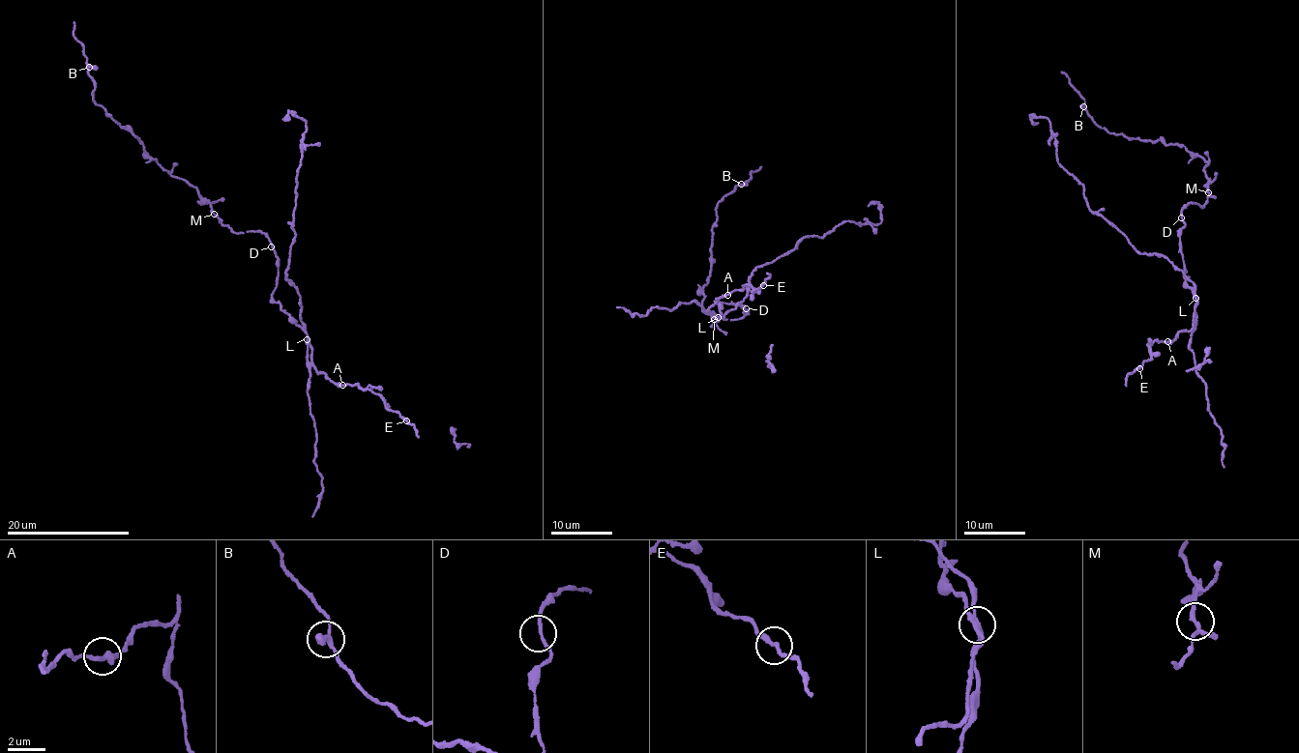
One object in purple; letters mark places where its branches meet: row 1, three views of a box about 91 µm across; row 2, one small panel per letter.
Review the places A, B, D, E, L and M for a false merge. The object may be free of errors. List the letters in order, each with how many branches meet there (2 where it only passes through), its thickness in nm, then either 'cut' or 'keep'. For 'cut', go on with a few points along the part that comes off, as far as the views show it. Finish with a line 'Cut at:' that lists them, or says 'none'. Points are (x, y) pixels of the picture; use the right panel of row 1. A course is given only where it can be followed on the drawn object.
A: 2 | 320 nm | keep
B: 3 | 240 nm | keep
D: 2 | 160 nm | keep
E: 2 | 220 nm | keep
L: 3 | 240 nm | cut | (1196, 298), (1181, 270), (1143, 254), (1089, 209), (1082, 184), (1057, 161), (1049, 122), (1032, 116), (1039, 123)
M: 2 | 240 nm | keep
Cut at: L

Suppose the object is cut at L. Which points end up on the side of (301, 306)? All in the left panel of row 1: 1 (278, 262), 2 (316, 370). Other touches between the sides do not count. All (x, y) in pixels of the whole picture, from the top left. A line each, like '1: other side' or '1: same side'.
1: other side
2: other side

